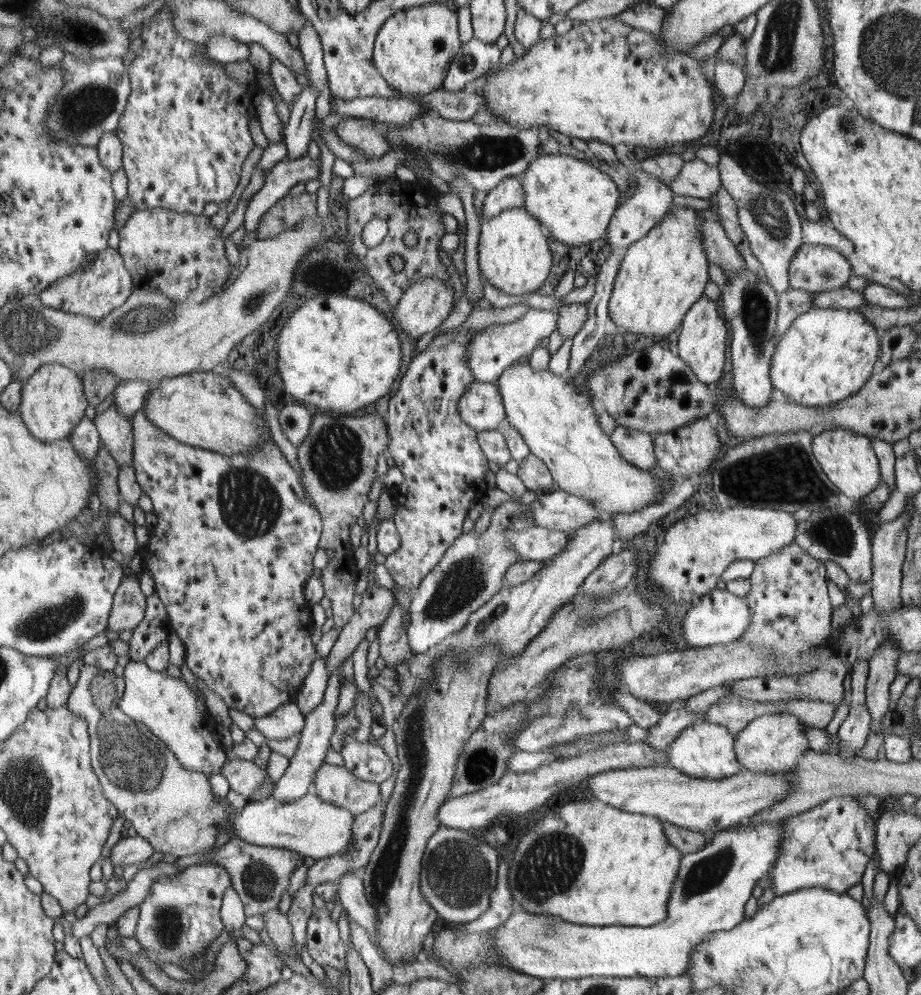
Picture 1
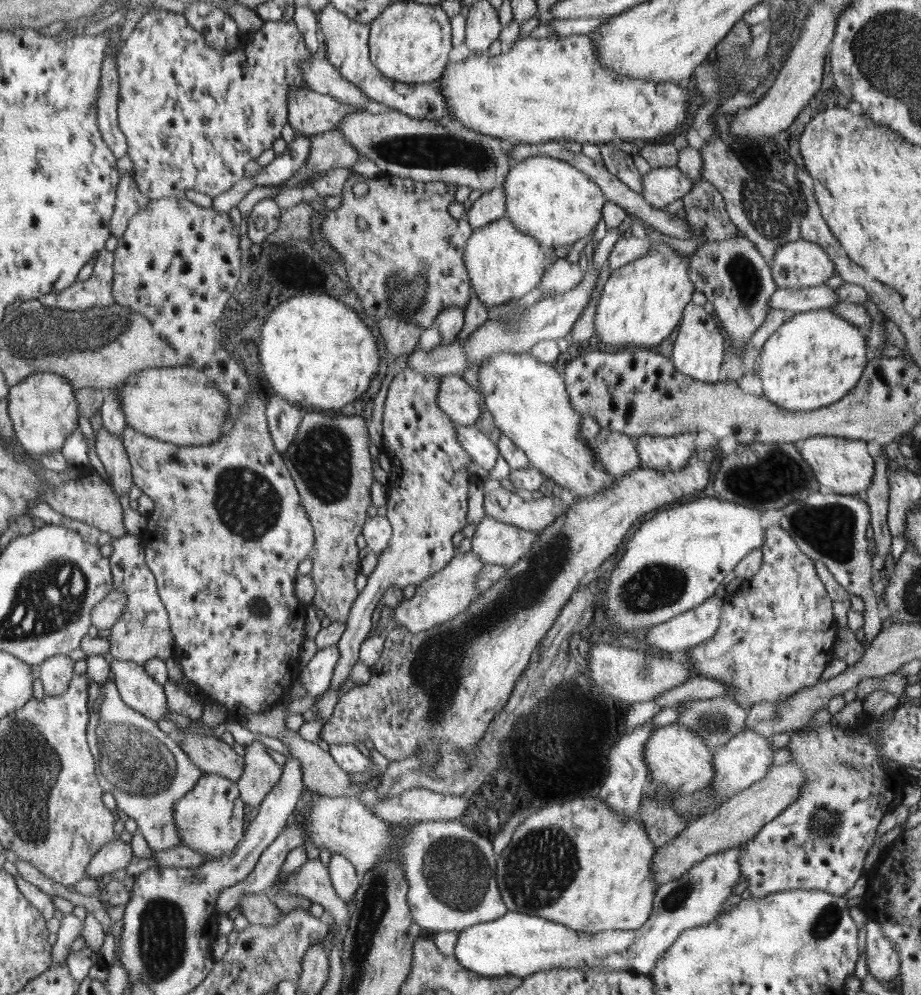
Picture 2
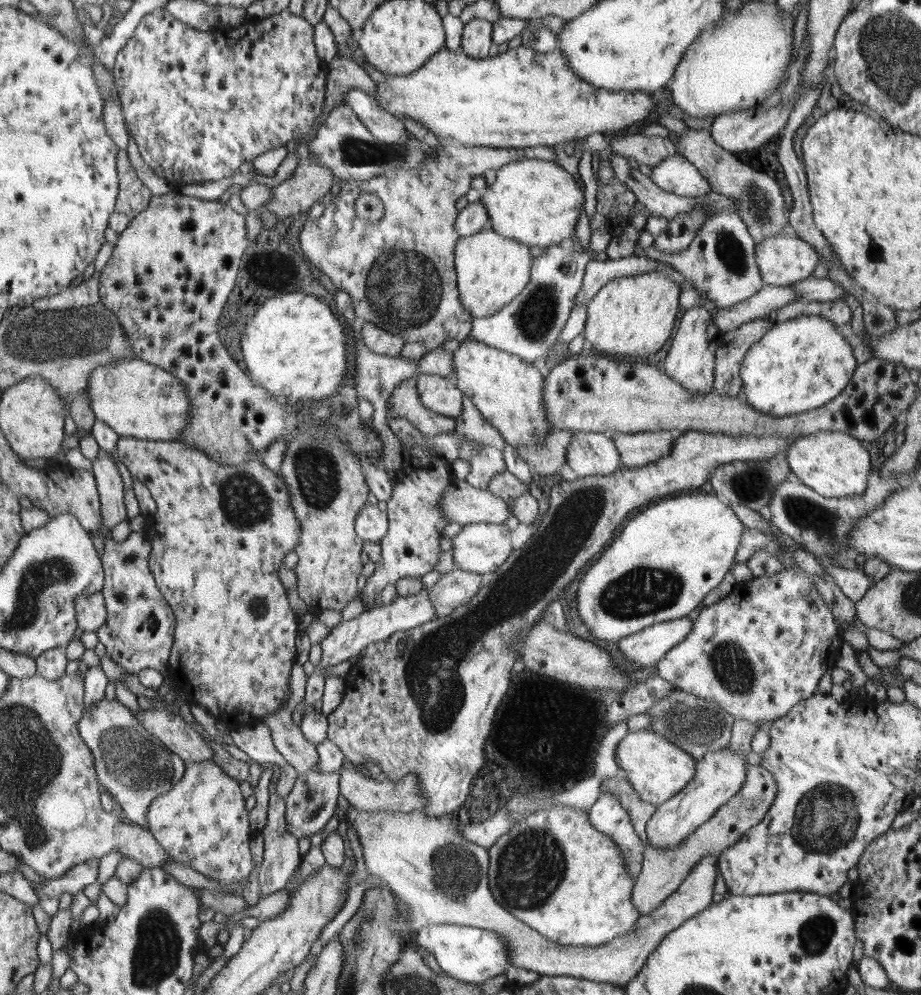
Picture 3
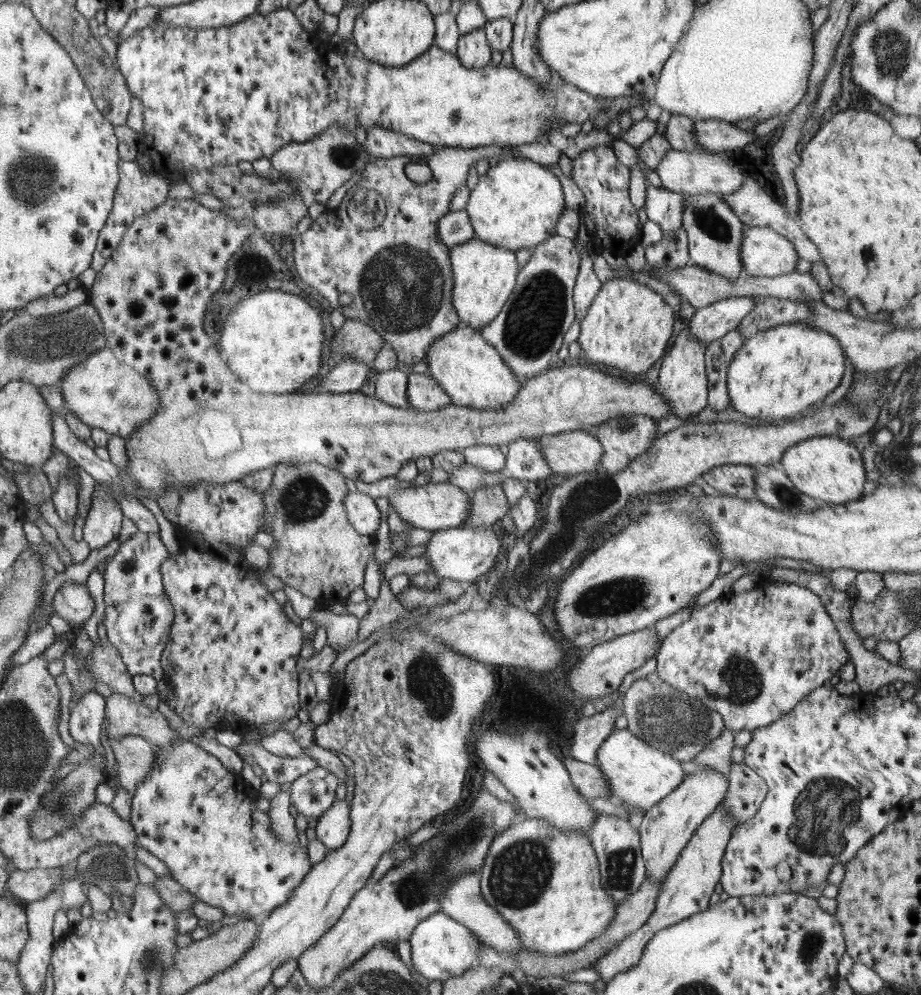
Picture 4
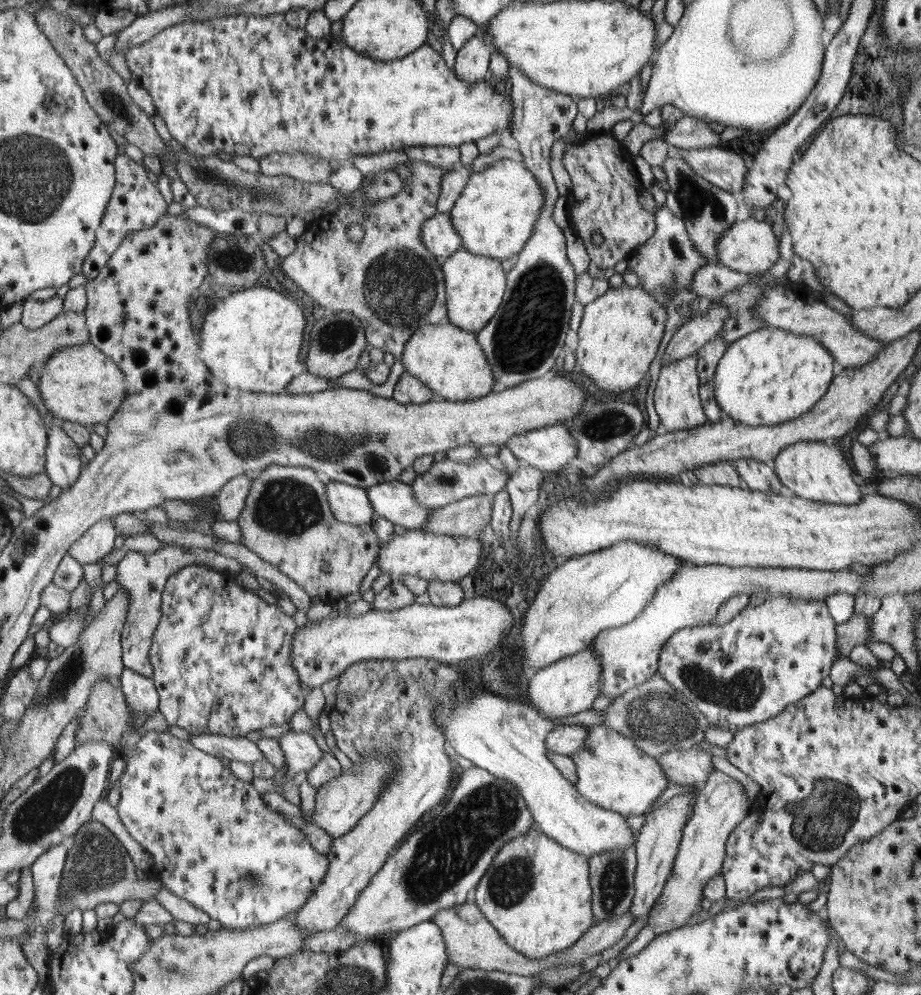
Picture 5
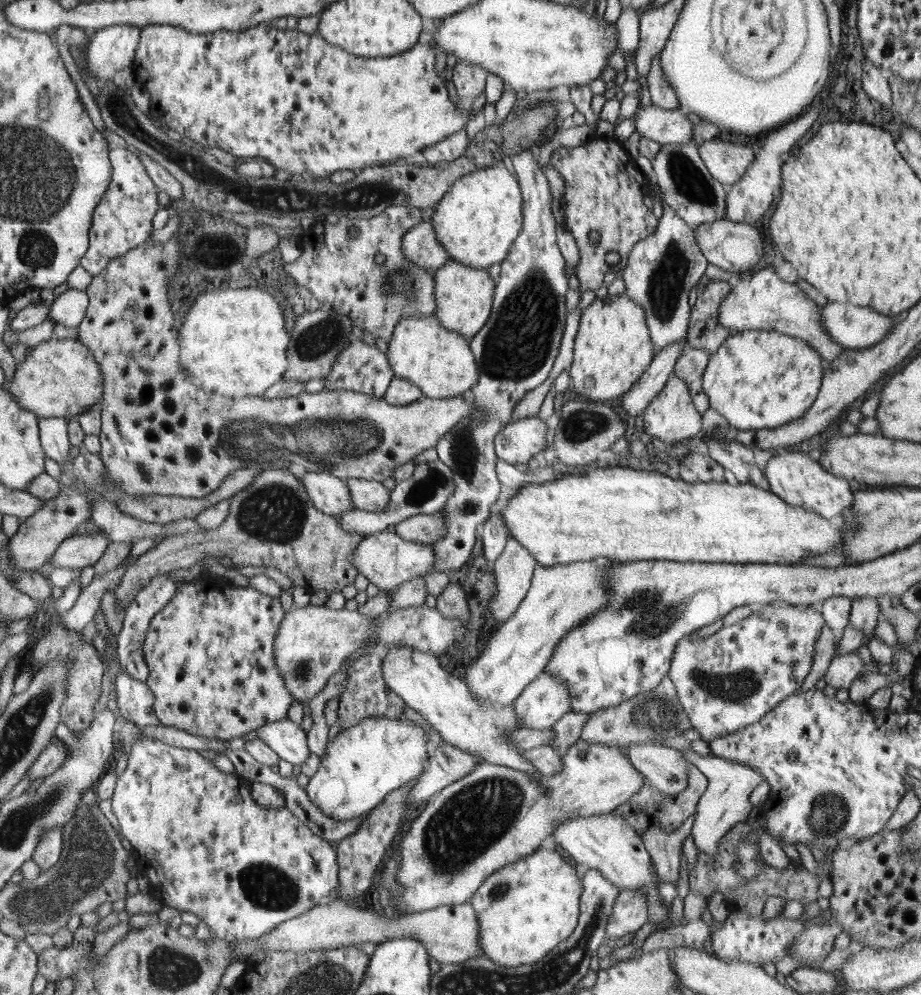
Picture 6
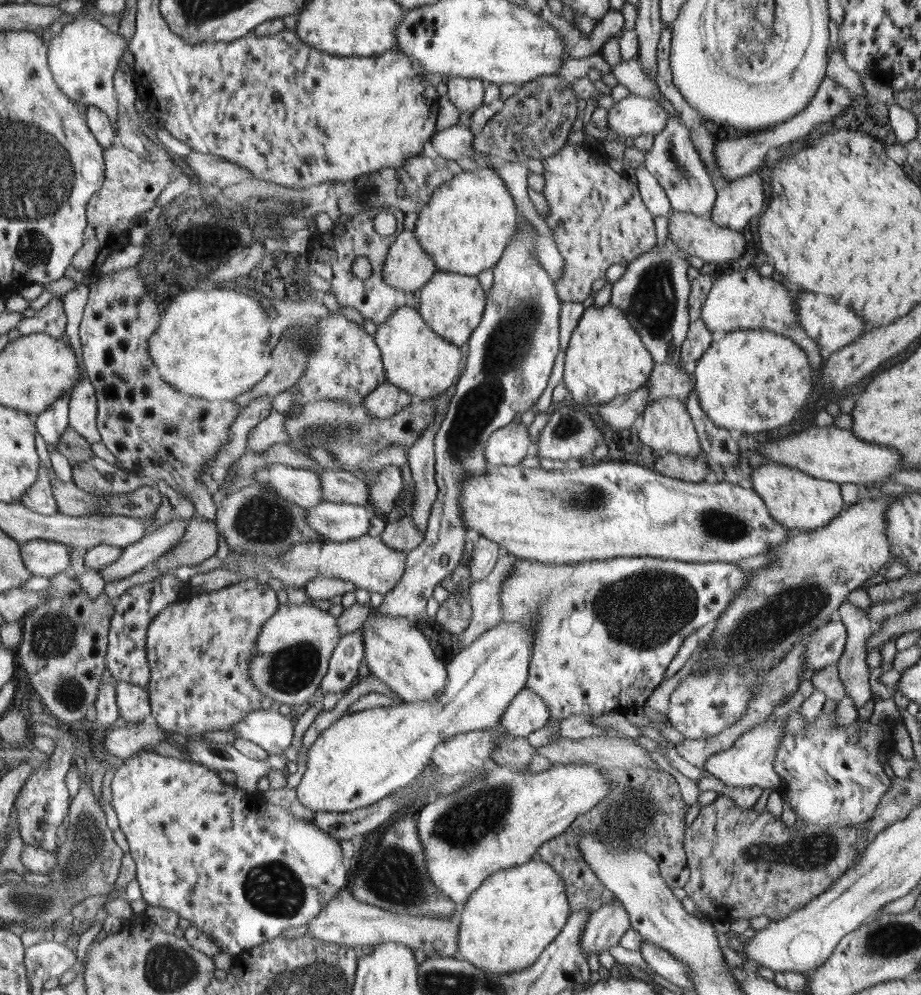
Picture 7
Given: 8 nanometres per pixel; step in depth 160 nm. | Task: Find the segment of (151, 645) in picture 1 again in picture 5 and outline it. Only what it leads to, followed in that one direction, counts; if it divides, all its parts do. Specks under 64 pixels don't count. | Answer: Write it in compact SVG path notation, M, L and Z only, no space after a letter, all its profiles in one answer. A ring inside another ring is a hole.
M164 545L152 553L141 553L129 550L119 561L116 580L119 589L127 590L130 604L127 610L126 622L123 626L122 646L124 666L137 674L152 679L154 674L150 664L150 645L160 623L162 593L168 577L178 573L188 565L208 565L216 570L226 570L226 558L214 549L184 547L181 545Z

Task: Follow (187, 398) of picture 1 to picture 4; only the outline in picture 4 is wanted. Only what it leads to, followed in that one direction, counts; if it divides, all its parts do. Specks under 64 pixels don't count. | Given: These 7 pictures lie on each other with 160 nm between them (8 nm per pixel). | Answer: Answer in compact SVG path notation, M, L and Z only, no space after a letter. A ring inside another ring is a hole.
M110 347L97 350L75 364L61 384L66 412L72 411L92 429L101 428L122 438L137 432L137 428L151 420L161 408L161 398L151 380L124 363Z

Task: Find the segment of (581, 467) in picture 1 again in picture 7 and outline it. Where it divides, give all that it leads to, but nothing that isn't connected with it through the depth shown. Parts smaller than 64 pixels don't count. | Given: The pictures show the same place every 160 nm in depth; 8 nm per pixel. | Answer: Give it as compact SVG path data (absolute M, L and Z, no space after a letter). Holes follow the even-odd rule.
M401 307L384 324L378 324L375 342L381 350L388 381L409 392L415 400L432 400L445 394L464 373L460 349L436 334L415 307ZM512 422L503 429L496 430L489 441L485 455L489 466L514 466L520 464L528 453L533 452L529 428L525 424Z

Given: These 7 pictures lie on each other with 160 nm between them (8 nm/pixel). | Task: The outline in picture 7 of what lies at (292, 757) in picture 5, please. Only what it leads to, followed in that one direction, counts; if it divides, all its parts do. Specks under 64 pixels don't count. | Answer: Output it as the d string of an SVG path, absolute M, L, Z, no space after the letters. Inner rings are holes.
M275 708L270 710L253 710L249 712L246 718L243 718L240 722L237 722L232 728L229 728L238 732L238 739L248 739L261 746L266 753L272 753L272 755L282 756L286 748L290 748L292 744L292 738L294 738L294 724L290 720L290 716L286 718L286 715L275 711Z

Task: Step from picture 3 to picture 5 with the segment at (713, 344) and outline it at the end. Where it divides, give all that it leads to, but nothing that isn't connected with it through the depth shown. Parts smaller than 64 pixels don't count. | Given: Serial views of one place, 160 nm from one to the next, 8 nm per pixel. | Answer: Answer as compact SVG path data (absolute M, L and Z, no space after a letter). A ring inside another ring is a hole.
M696 355L672 361L660 369L658 381L654 391L655 410L659 416L661 430L674 432L680 430L692 430L703 426L707 420L699 395L699 380Z

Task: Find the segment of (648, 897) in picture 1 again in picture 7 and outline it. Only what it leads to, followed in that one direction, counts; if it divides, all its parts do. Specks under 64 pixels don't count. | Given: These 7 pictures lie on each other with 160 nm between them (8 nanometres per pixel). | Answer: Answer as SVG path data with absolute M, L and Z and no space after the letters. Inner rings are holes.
M539 856L523 865L492 874L459 910L462 919L458 958L467 960L485 973L510 974L527 969L535 964L543 950L559 936L570 919L572 911L568 906L568 897L563 878L549 862L544 862Z

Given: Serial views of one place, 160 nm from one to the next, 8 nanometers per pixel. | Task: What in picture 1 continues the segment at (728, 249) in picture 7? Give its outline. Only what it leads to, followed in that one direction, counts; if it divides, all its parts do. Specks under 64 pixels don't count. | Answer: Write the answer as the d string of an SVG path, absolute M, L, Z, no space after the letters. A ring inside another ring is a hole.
M802 244L789 268L790 289L814 294L847 287L852 267L831 246Z

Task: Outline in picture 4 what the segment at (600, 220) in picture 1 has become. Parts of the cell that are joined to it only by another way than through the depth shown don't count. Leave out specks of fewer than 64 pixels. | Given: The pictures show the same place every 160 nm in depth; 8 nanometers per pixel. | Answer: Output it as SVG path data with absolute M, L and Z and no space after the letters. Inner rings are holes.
M506 158L480 176L466 208L448 212L439 222L439 234L449 250L470 239L480 239L513 251L531 249L556 236L556 224L564 208L564 192L560 180L544 165L526 160Z

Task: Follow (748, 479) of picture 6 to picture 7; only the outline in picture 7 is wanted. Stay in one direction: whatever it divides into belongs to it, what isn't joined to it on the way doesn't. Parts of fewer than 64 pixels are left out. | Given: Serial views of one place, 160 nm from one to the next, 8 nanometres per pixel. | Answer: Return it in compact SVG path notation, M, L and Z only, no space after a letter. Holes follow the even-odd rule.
M691 391L683 401L692 417L694 428L702 450L707 452L712 463L722 466L740 464L740 448L726 429L718 428L710 417L702 410L698 395Z

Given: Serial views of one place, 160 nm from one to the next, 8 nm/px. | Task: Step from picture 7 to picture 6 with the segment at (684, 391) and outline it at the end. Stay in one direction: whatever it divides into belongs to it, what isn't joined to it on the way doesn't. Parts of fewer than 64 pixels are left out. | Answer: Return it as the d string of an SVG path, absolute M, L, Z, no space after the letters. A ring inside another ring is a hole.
M688 346L680 355L673 374L687 382L696 410L702 415L709 409L710 403L703 387L703 374L706 370L711 352Z

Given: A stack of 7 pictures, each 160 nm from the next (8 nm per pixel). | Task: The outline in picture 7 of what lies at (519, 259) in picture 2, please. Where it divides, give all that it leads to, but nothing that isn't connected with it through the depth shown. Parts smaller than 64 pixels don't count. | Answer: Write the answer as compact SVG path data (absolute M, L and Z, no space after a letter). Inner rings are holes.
M436 270L431 277L431 280L418 291L420 301L417 310L436 334L457 347L466 344L483 320L487 306L487 294L483 286L480 286L477 276Z

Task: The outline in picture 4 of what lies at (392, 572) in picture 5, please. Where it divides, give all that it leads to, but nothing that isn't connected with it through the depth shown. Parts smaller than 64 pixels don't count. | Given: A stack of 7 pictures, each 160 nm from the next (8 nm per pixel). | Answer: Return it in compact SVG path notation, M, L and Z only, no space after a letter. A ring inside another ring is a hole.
M456 527L435 531L430 543L426 545L426 558L432 565L432 574L436 574L440 580L449 578L465 585L479 577L483 578L492 568L500 550L500 540L496 532L484 527Z

